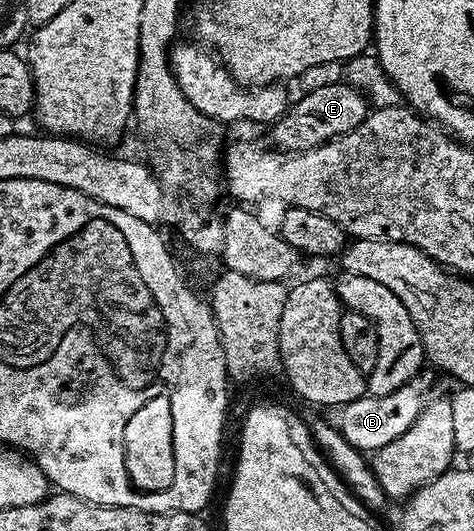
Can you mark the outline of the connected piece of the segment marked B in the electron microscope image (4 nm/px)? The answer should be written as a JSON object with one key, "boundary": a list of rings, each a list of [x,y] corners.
{"boundary":[[[428,371],[418,372],[403,386],[399,386],[399,390],[386,396],[366,394],[360,396],[355,402],[340,405],[336,409],[337,420],[335,419],[335,427],[339,434],[351,447],[357,448],[362,454],[377,452],[383,446],[387,446],[387,442],[395,442],[395,438],[399,438],[399,434],[407,434],[407,430],[411,430],[411,422],[415,422],[415,418],[419,418],[419,414],[434,395],[434,373]]]}

